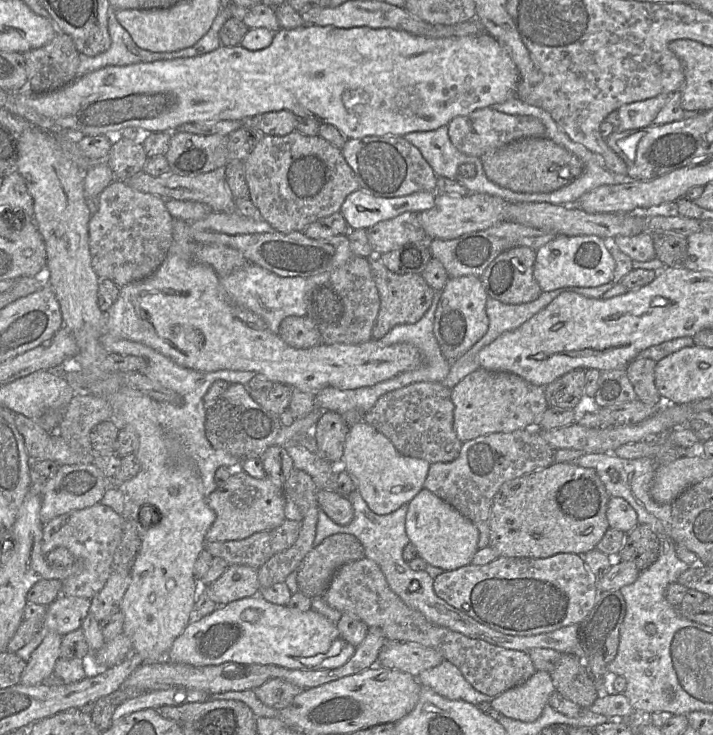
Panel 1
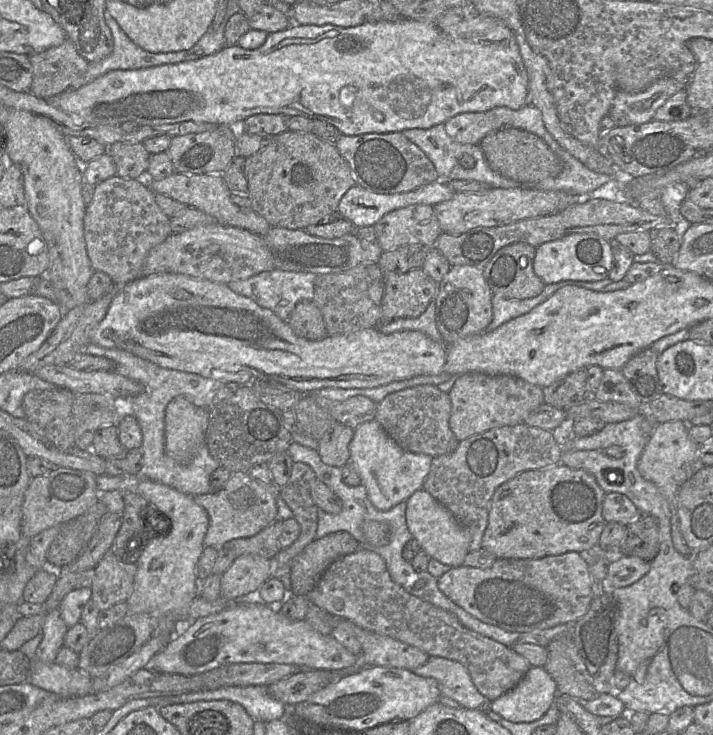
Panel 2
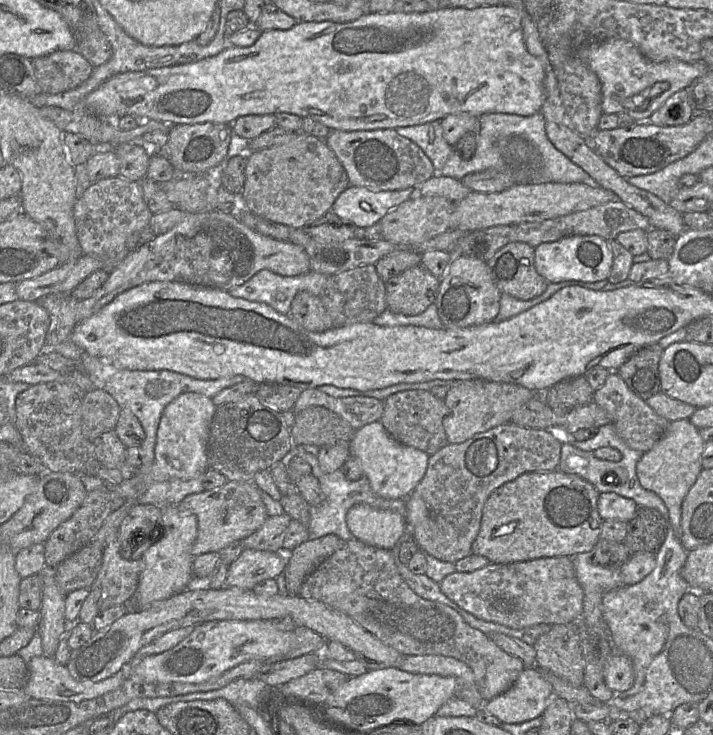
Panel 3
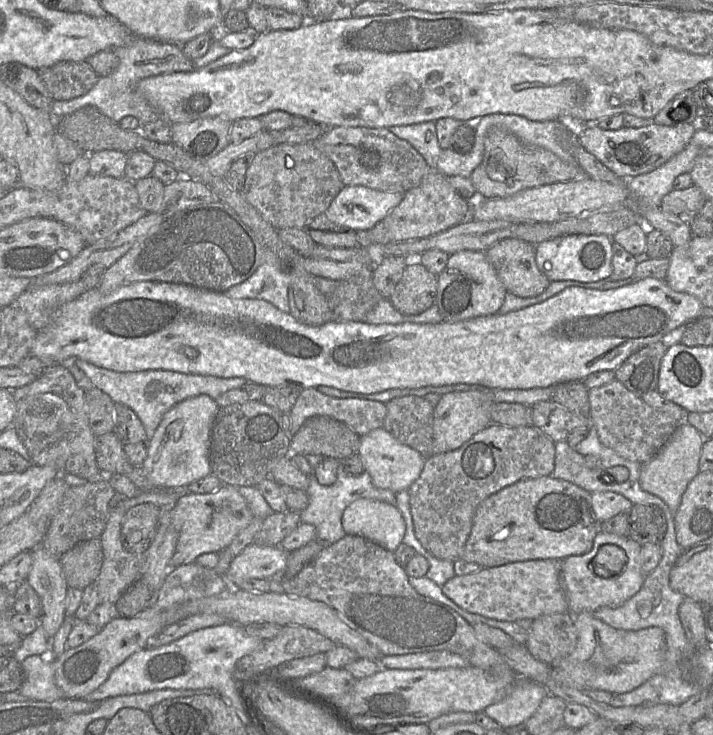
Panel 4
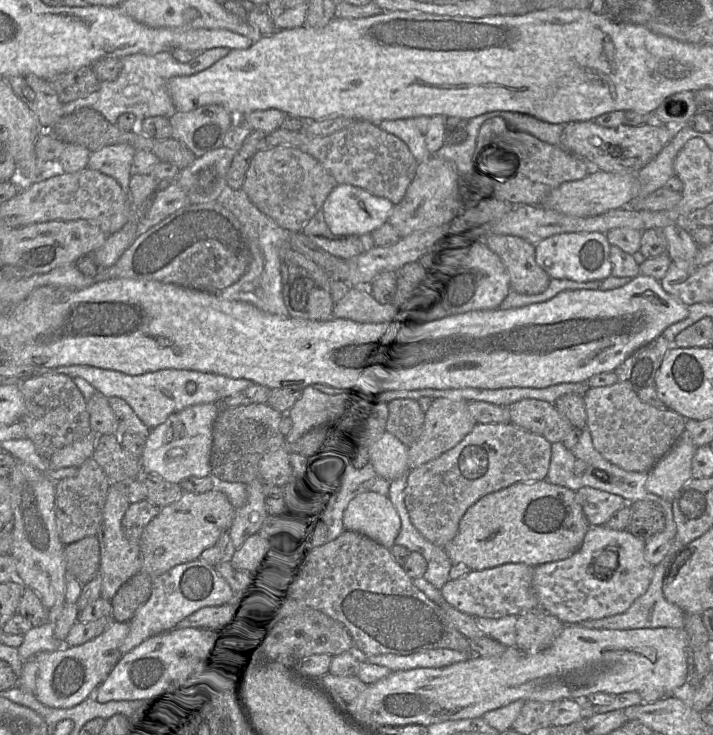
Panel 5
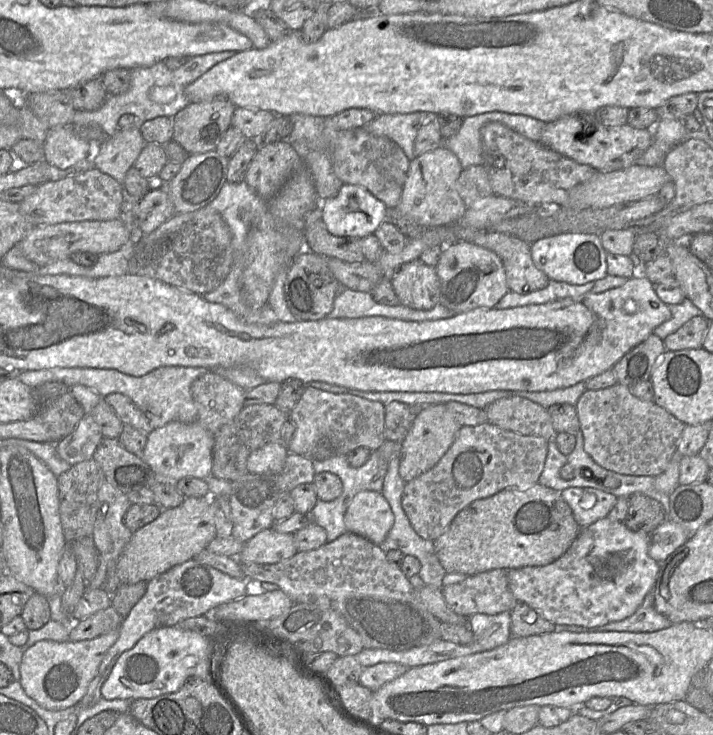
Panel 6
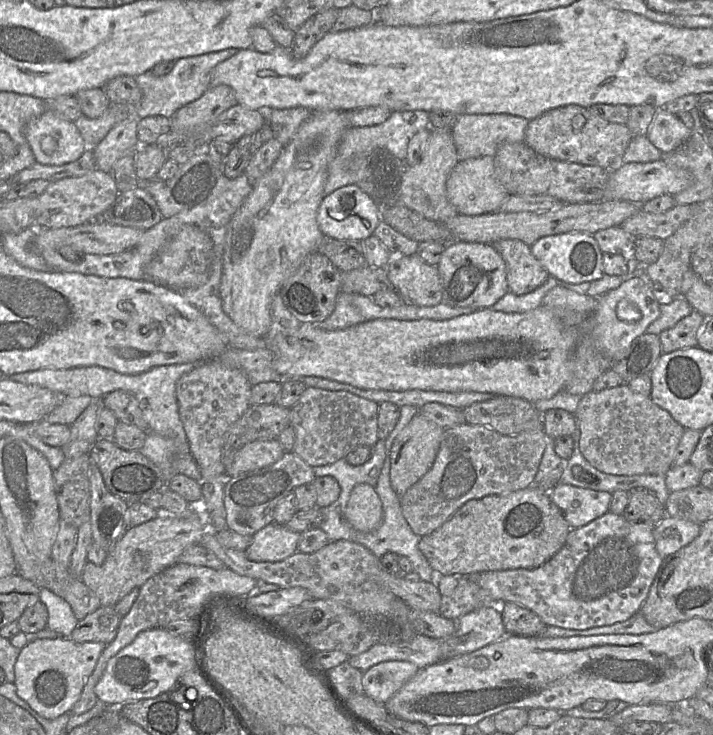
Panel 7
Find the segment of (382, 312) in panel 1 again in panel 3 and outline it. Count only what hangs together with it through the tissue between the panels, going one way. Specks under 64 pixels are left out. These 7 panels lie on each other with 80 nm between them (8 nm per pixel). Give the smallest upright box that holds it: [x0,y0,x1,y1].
[385,264,440,316]

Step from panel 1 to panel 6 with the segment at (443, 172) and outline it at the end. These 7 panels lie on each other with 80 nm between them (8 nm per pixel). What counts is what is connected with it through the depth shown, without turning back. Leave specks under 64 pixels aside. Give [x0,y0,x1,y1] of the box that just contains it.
[363,112,436,161]

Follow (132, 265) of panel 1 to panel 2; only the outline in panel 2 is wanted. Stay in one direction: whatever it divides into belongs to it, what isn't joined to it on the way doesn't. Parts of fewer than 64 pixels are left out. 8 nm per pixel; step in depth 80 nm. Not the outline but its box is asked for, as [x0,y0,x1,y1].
[84,175,172,285]

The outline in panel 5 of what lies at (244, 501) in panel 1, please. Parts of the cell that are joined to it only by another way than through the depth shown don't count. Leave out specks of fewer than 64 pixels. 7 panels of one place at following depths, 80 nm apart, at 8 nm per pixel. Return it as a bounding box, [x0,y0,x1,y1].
[139,490,236,578]

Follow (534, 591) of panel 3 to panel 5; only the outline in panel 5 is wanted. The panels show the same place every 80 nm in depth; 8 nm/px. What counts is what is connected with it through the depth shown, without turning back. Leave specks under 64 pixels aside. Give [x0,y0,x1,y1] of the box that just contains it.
[440,563,539,618]

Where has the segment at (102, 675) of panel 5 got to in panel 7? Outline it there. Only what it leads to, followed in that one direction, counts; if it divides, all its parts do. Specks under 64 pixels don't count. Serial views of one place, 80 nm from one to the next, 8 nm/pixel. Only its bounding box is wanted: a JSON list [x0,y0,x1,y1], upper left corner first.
[14,637,106,719]

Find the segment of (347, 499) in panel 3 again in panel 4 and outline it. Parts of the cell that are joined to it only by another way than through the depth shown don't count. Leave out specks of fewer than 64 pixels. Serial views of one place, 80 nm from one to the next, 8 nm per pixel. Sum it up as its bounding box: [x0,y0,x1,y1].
[300,455,396,544]

